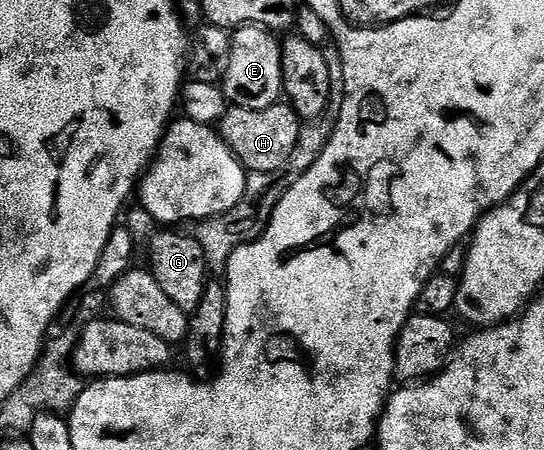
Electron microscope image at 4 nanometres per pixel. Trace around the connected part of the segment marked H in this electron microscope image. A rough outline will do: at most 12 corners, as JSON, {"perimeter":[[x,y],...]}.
{"perimeter":[[288,104],[230,105],[221,139],[246,171],[284,170],[302,118]]}

